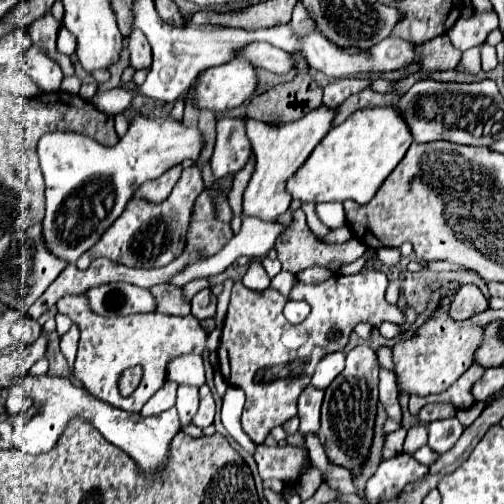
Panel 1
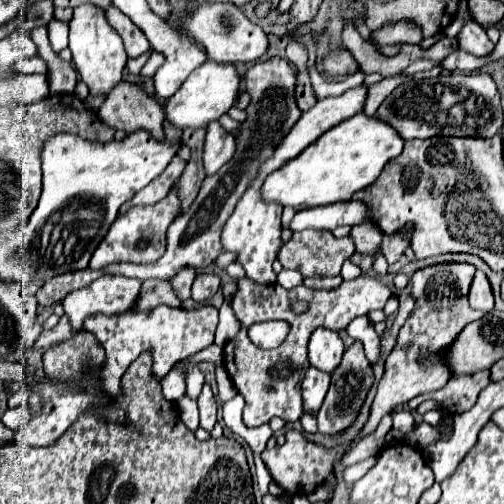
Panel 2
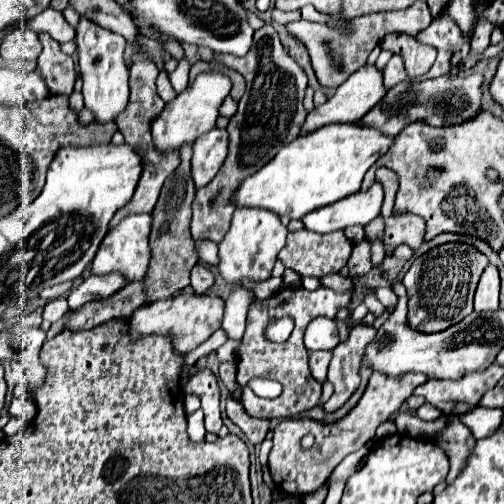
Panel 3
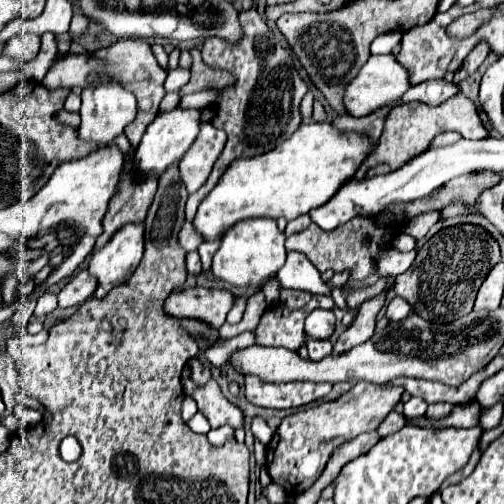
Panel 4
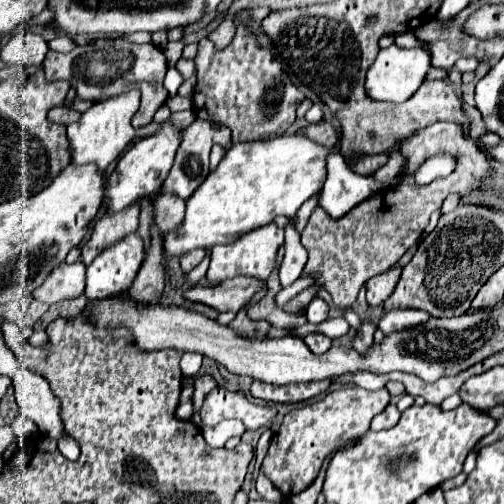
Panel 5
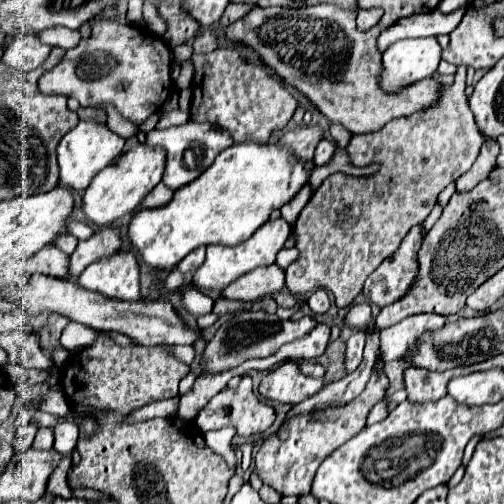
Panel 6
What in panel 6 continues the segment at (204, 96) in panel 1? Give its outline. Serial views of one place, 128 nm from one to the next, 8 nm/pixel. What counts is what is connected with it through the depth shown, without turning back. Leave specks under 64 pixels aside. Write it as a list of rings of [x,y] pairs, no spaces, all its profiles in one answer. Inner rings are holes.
[[[138,144],[130,148],[128,152],[120,154],[112,164],[108,164],[86,188],[84,198],[82,198],[84,214],[100,226],[108,226],[116,218],[130,214],[152,192],[152,188],[162,180],[164,168],[166,168],[164,148],[148,146],[148,144]]]

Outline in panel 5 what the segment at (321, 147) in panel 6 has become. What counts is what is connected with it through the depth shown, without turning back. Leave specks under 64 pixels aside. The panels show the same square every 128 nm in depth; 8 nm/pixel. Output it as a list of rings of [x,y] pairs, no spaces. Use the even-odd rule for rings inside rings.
[[[340,154],[328,158],[328,178],[326,184],[318,196],[316,206],[320,206],[332,220],[342,218],[352,208],[356,208],[360,202],[370,200],[376,194],[382,194],[386,190],[398,188],[408,174],[398,174],[394,180],[382,184],[374,178],[360,176],[344,164],[344,158]]]

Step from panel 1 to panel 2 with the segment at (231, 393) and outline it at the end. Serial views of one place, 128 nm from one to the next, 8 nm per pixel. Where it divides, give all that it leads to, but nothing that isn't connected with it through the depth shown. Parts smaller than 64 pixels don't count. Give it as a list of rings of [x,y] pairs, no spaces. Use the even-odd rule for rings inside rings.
[[[254,454],[254,461],[259,489],[263,494],[267,494],[269,492],[269,484],[272,481],[272,477],[270,476],[269,470],[266,468],[260,455]]]

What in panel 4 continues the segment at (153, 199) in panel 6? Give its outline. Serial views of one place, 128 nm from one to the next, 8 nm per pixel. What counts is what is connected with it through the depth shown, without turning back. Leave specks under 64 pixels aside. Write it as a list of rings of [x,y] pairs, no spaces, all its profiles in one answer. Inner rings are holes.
[[[184,222],[184,228],[180,230],[180,246],[186,252],[194,252],[198,250],[198,246],[204,242],[204,238],[200,236],[200,232],[196,232],[196,228],[190,222]]]

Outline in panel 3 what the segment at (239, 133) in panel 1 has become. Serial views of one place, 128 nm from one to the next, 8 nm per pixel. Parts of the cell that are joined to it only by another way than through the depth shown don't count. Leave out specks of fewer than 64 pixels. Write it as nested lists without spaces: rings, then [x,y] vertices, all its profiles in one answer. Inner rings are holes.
[[[212,128],[194,142],[192,156],[192,178],[196,188],[206,186],[228,156],[228,132]]]

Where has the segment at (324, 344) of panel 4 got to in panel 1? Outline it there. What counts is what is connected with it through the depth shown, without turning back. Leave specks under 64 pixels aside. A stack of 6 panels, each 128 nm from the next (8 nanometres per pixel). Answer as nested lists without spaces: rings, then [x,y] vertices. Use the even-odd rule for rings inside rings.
[[[308,386],[298,400],[298,418],[300,418],[300,428],[298,432],[302,436],[308,434],[318,434],[320,428],[320,406],[322,406],[324,392]]]

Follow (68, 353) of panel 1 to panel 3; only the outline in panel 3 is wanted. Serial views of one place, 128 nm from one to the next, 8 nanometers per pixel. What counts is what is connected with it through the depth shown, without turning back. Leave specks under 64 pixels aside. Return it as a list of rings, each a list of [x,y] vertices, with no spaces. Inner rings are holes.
[[[112,272],[112,274],[106,274],[106,276],[88,276],[86,280],[82,280],[80,286],[70,290],[68,306],[80,308],[86,302],[106,300],[112,294],[116,294],[118,290],[122,290],[126,284],[128,284],[128,280],[118,272]]]

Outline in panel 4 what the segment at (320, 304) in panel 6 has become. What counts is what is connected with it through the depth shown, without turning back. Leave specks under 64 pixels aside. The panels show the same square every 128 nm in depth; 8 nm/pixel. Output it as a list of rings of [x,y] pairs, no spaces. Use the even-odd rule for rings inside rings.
[[[314,310],[306,318],[306,336],[314,340],[328,340],[334,334],[336,318],[330,310]]]

